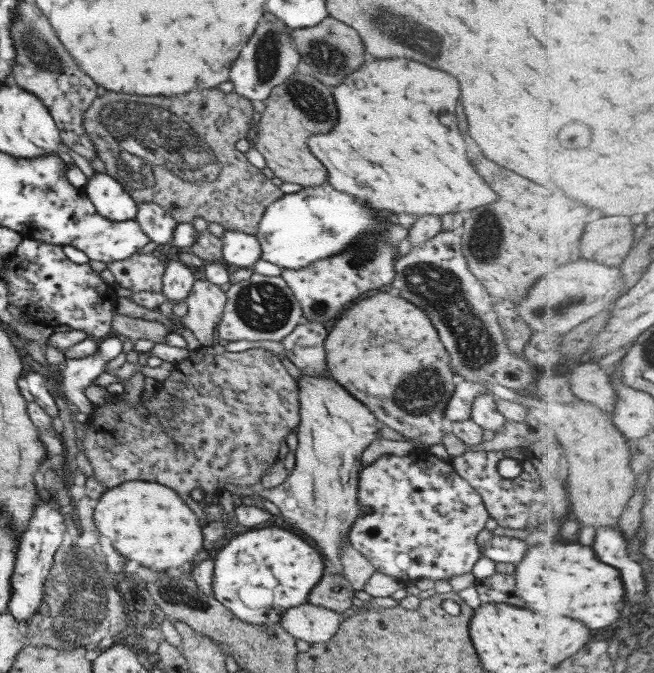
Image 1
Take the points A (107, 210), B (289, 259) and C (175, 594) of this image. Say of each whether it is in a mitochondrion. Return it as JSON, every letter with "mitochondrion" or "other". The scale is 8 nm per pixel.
{"A":"other","B":"other","C":"mitochondrion"}

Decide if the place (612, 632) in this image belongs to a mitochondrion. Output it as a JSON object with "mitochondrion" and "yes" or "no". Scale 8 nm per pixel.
{"mitochondrion":"no"}

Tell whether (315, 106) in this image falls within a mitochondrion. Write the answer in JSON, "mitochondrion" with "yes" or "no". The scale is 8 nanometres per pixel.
{"mitochondrion":"yes"}

